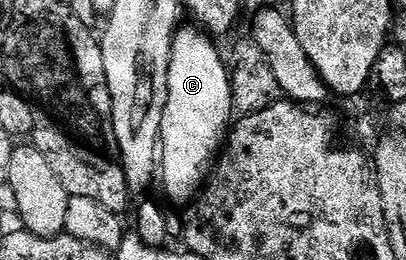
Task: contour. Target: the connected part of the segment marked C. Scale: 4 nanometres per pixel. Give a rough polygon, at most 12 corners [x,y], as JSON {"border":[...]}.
{"border":[[180,27],[159,131],[163,188],[190,205],[233,117],[216,41]]}

